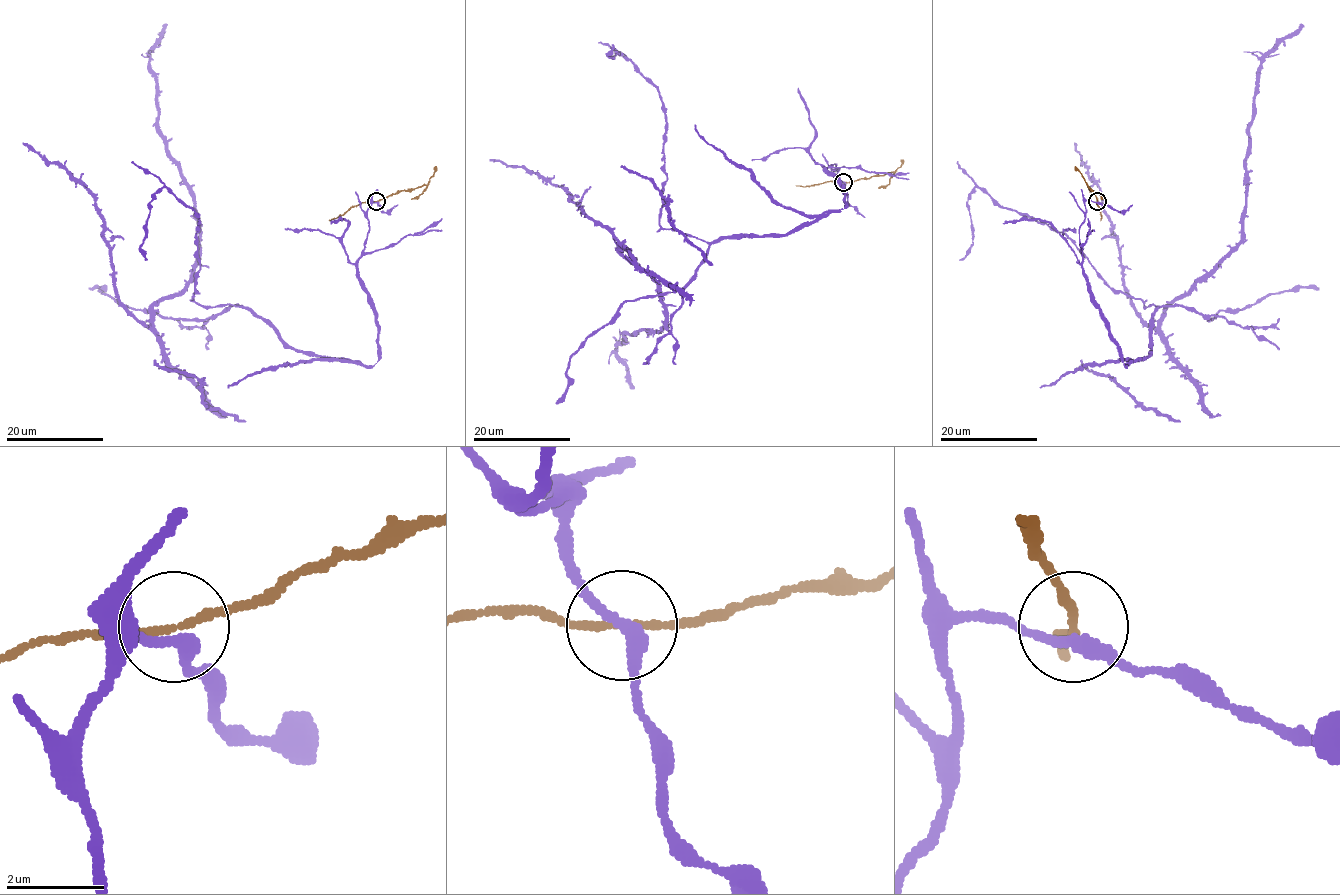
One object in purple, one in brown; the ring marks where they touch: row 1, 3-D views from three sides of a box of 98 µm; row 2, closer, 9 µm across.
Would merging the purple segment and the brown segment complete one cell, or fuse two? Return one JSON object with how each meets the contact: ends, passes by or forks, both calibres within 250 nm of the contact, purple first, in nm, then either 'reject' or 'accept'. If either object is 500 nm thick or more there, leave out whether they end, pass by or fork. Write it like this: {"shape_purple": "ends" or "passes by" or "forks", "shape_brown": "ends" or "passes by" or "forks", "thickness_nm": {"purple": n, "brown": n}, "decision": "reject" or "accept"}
{"shape_purple": "passes by", "shape_brown": "passes by", "thickness_nm": {"purple": 280, "brown": 140}, "decision": "reject"}

